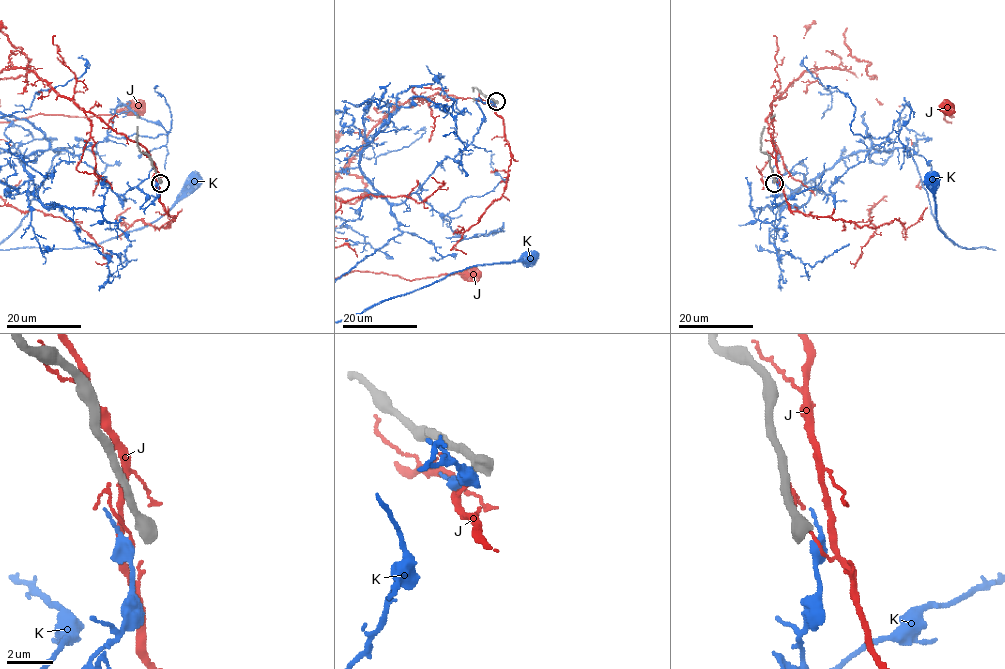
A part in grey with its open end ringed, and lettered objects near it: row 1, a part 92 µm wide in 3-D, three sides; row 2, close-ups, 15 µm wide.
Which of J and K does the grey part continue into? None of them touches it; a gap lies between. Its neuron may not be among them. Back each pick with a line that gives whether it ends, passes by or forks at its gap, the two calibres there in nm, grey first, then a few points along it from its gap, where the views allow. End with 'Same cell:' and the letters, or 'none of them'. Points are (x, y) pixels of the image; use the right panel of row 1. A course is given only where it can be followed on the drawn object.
Same cell: none of them

